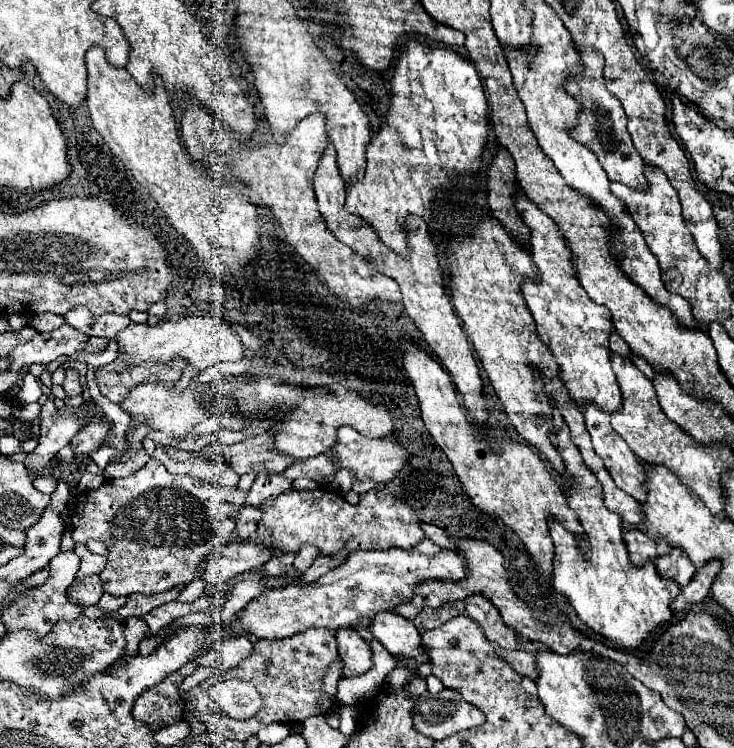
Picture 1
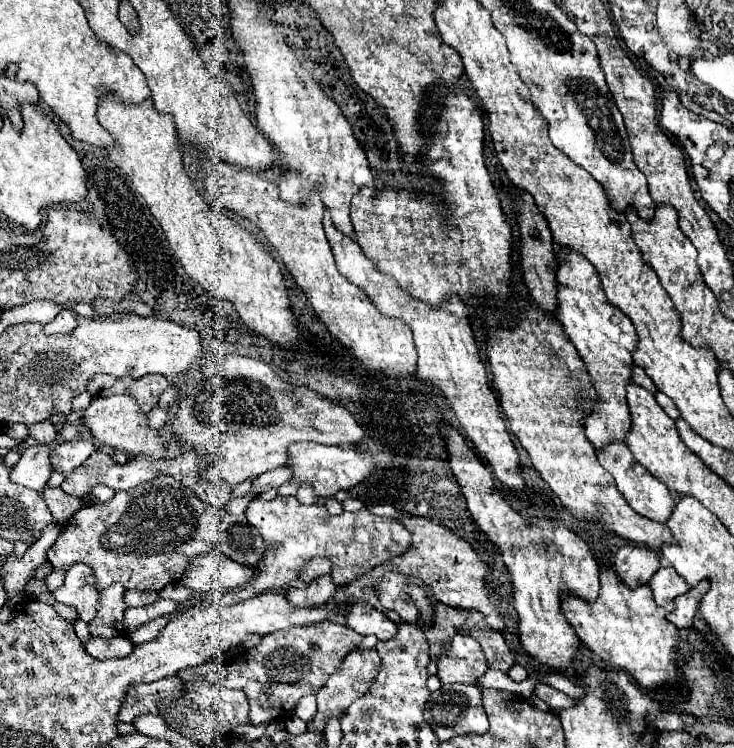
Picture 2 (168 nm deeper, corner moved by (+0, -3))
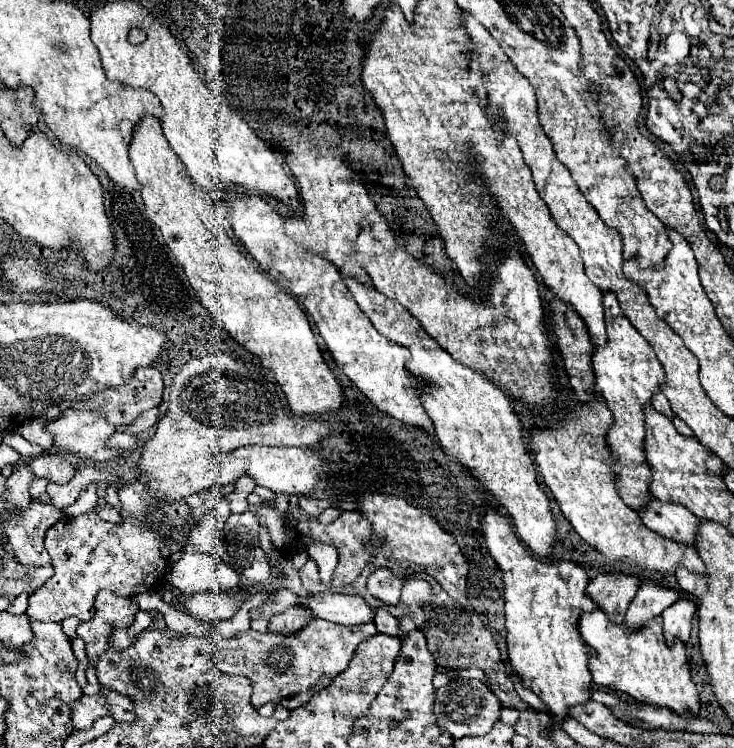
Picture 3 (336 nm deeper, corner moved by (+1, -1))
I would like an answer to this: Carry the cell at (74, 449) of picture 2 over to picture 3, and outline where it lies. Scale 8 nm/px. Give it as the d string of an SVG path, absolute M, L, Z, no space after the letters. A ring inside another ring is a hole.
M45 454L33 458L29 462L29 468L35 478L45 478L55 484L67 484L75 474L75 468L71 466L71 458L61 454Z

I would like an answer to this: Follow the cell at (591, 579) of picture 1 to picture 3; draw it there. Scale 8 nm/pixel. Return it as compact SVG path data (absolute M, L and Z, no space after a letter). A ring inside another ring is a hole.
M597 608L595 612L581 616L579 632L585 642L591 644L591 648L597 652L597 656L589 660L589 670L597 686L629 694L637 702L669 708L671 712L685 718L695 718L699 714L701 700L695 682L691 680L687 650L669 648L665 644L661 632L661 618L653 620L653 624L645 626L643 630L629 632L625 624L615 626L609 616L605 616L605 612Z

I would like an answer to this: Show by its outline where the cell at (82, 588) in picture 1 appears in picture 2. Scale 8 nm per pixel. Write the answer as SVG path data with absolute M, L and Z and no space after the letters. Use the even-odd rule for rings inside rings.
M72 564L66 570L64 584L52 592L52 596L76 608L78 618L90 622L96 616L96 606L100 602L100 592L96 588L96 578L90 566L86 564Z

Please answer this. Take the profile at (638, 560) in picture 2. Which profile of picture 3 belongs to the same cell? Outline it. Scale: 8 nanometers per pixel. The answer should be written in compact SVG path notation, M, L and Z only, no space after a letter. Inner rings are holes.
M599 574L587 584L585 594L609 616L609 620L613 620L613 624L621 624L627 606L639 590L639 584L641 580L637 576Z

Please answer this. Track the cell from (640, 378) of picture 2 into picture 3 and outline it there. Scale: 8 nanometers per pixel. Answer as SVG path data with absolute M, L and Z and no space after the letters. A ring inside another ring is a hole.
M657 392L657 394L653 396L653 408L655 408L657 412L661 412L663 416L667 416L669 420L673 420L673 418L675 418L675 414L673 414L673 410L671 410L671 406L669 406L667 398L665 398L661 392Z

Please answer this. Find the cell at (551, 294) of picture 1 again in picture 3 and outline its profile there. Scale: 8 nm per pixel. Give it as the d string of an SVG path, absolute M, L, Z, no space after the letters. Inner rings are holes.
M603 292L603 304L605 304L609 342L605 348L595 348L595 354L593 354L595 384L615 418L613 428L609 430L609 450L617 458L617 462L613 464L613 472L617 474L621 498L631 510L641 512L641 508L645 508L651 498L651 492L649 492L651 468L645 462L645 446L643 446L645 442L643 408L651 404L653 394L661 390L661 384L665 382L665 372L651 344L647 344L647 340L633 328L633 324L621 312L617 298L609 292Z

